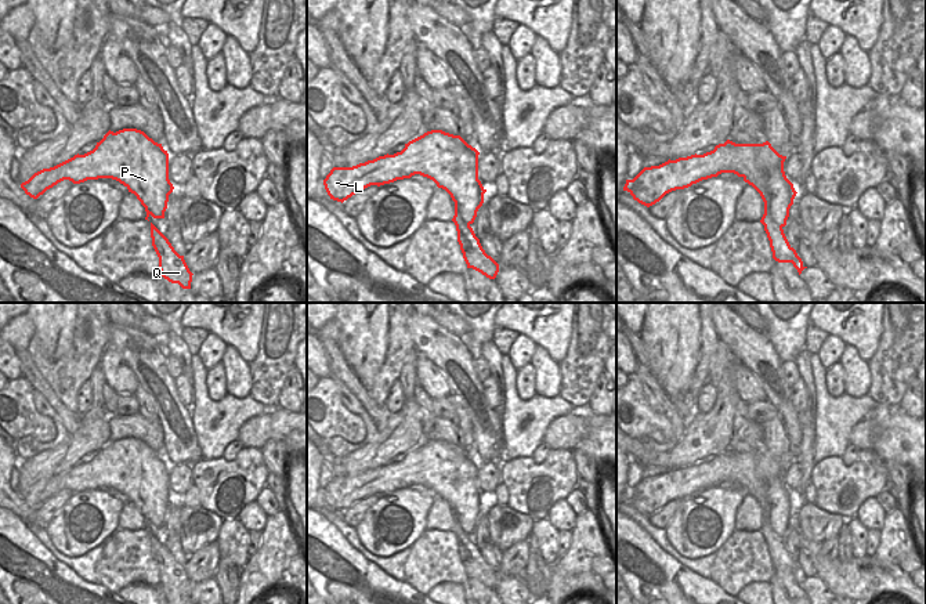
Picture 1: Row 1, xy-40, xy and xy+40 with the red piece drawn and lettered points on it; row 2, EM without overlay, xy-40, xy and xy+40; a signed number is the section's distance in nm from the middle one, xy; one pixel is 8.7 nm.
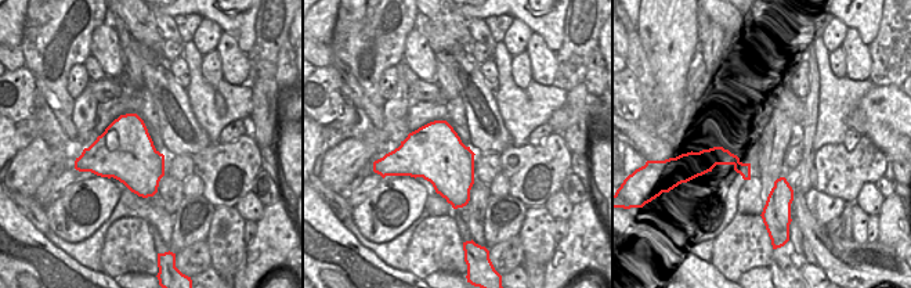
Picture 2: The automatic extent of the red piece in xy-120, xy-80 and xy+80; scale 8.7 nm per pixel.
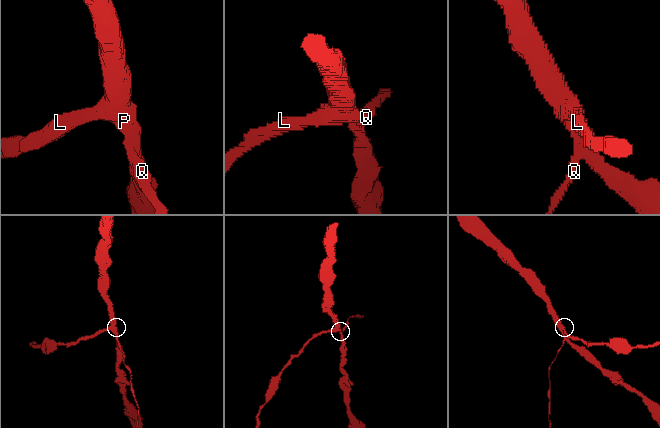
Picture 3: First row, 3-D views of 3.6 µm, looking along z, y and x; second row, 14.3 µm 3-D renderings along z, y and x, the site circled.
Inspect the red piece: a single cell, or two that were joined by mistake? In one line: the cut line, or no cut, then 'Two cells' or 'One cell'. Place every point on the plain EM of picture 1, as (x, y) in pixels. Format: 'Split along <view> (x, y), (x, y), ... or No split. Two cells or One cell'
Split along xy+40 (766, 512), (770, 527), (781, 538). Two cells

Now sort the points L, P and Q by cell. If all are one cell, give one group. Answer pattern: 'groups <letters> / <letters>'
groups L P / Q

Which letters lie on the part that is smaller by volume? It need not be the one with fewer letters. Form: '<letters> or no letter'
Q

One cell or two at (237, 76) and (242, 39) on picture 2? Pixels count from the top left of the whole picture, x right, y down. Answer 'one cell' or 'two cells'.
two cells

